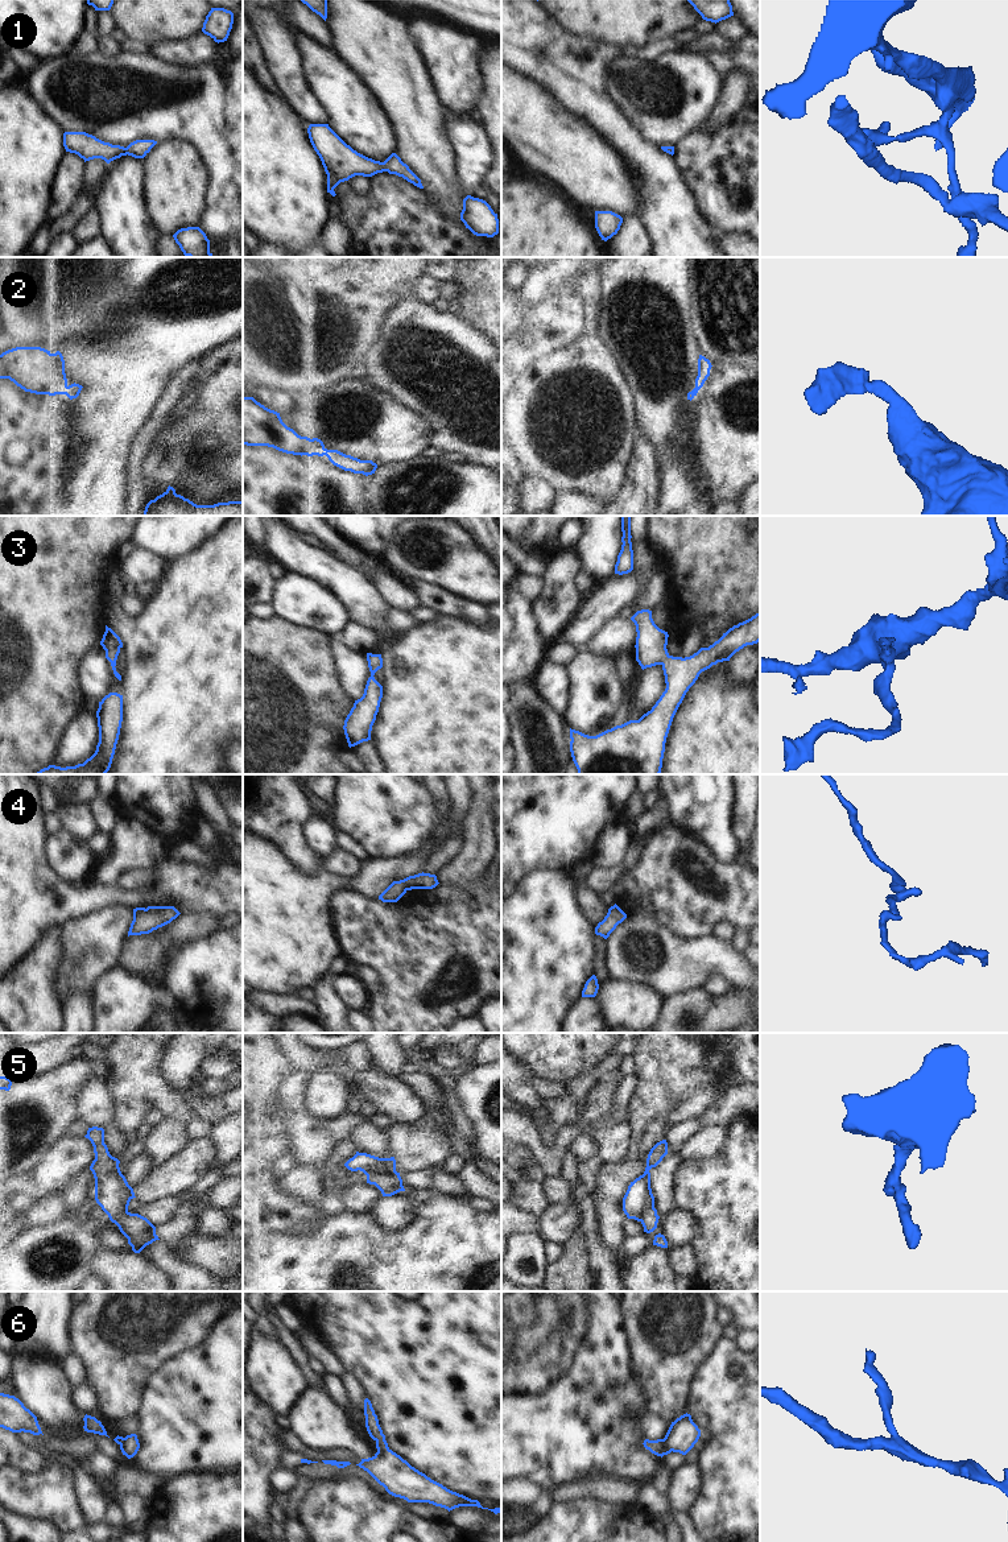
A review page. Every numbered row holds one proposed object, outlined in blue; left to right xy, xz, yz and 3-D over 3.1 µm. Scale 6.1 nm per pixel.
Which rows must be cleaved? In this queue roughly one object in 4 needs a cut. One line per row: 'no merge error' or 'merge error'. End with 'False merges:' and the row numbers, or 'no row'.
1: no merge error
2: no merge error
3: no merge error
4: no merge error
5: no merge error
6: no merge error
False merges: no row

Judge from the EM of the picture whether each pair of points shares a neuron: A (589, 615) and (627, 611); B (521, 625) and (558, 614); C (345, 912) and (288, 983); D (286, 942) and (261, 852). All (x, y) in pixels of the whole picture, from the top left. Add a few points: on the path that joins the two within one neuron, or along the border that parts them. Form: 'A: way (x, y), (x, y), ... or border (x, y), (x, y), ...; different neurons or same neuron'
A: border (643, 591), (619, 614); different neurons
B: border (532, 602), (537, 632), (546, 648); different neurons
C: border (333, 894), (331, 921), (342, 953); different neurons
D: way (264, 920), (261, 917), (261, 875); same neuron

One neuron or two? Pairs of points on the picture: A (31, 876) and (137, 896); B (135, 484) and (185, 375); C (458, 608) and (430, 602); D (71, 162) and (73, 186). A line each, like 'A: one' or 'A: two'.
A: one
B: one
C: one
D: one

